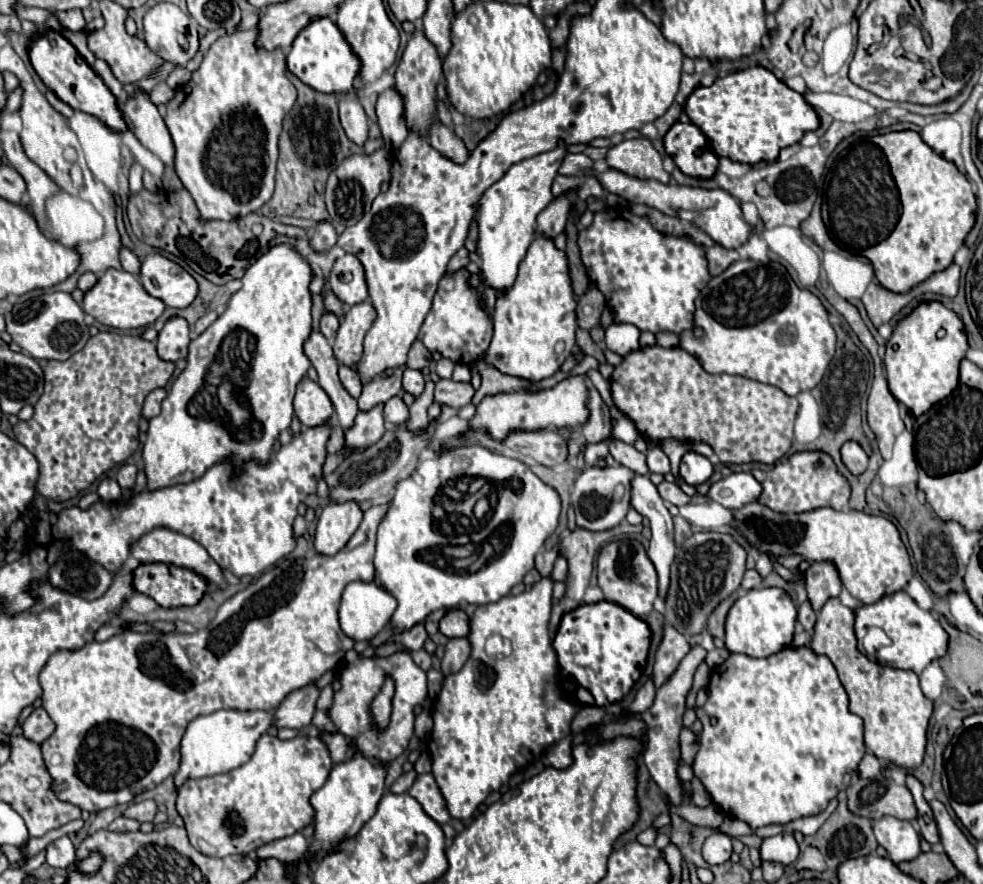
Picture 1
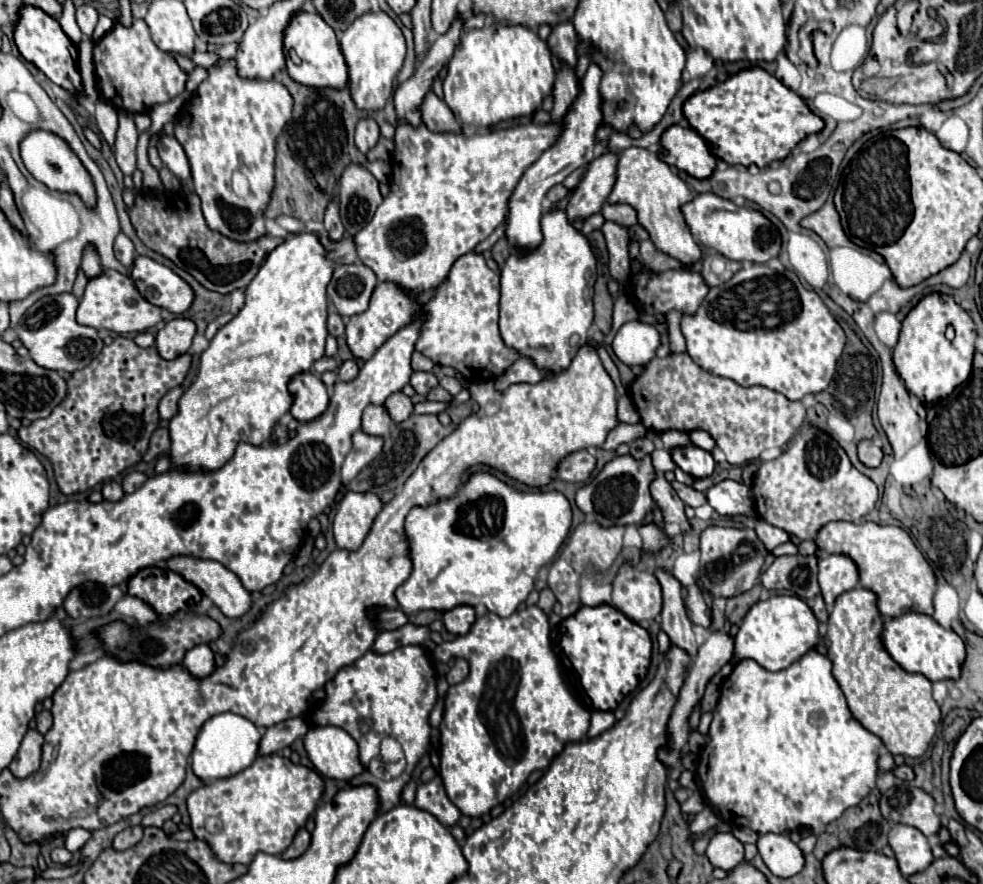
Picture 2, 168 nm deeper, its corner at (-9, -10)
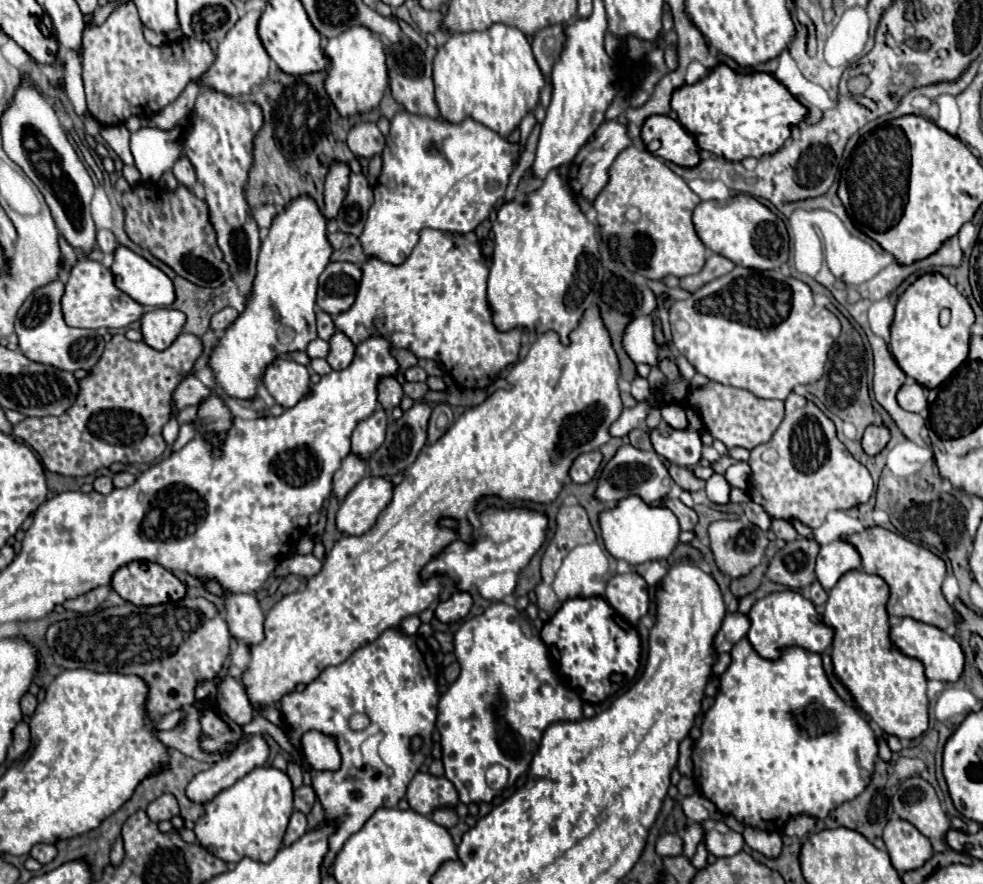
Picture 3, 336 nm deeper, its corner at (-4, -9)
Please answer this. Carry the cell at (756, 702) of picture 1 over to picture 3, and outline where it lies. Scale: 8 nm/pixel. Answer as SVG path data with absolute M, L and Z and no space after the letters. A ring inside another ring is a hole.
M746 637L734 645L730 655L732 663L720 677L720 691L704 715L702 735L692 749L694 781L702 795L710 799L720 813L732 815L748 827L776 833L780 833L784 823L794 815L824 819L844 801L858 797L874 773L874 761L878 757L876 737L866 717L838 697L828 681L820 655L802 647L790 647L784 649L778 661L766 661L752 649ZM796 713L812 715L804 721L804 729L812 737L802 735Z

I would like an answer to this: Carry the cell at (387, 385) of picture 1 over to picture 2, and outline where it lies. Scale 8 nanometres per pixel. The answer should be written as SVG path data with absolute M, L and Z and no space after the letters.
M367 406L363 412L363 432L369 436L387 438L393 420L387 414L385 406Z

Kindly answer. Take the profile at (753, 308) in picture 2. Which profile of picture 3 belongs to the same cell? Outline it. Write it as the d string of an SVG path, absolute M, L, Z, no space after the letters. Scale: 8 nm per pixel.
M736 265L730 273L726 273L724 277L718 277L716 281L706 283L702 289L694 291L692 295L688 295L686 299L678 299L674 301L672 309L670 309L670 325L672 325L672 339L674 339L674 347L696 367L698 373L706 375L710 381L718 381L722 385L732 385L732 387L742 387L752 391L756 397L762 399L784 399L788 397L788 393L792 393L792 389L796 385L810 385L816 383L822 375L824 375L824 363L828 359L828 351L832 349L832 345L836 343L836 339L840 337L840 321L836 319L834 313L830 313L828 309L814 309L814 295L810 291L810 287L794 277L786 277L782 275L778 269L770 269L770 271L760 271L760 269L746 269Z

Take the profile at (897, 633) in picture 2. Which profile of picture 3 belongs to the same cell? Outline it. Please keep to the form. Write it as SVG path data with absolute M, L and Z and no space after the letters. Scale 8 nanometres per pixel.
M904 617L898 625L892 625L890 639L904 655L914 657L924 665L924 671L926 671L928 679L938 679L942 683L958 681L958 677L960 677L960 673L964 669L964 653L962 653L958 641L952 635L948 635L946 631L942 631L942 629L938 629L934 625Z

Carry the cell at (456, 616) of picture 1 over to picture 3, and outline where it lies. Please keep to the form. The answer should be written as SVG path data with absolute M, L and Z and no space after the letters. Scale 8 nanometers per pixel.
M454 593L448 601L442 601L438 603L436 607L436 617L442 621L442 623L456 623L460 621L462 617L468 615L472 607L472 595L470 593Z

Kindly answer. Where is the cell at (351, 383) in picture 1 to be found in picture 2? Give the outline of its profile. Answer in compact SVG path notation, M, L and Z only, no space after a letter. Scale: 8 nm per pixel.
M343 360L339 370L337 370L337 374L339 374L339 380L349 382L349 380L353 380L359 374L359 364L355 360Z

